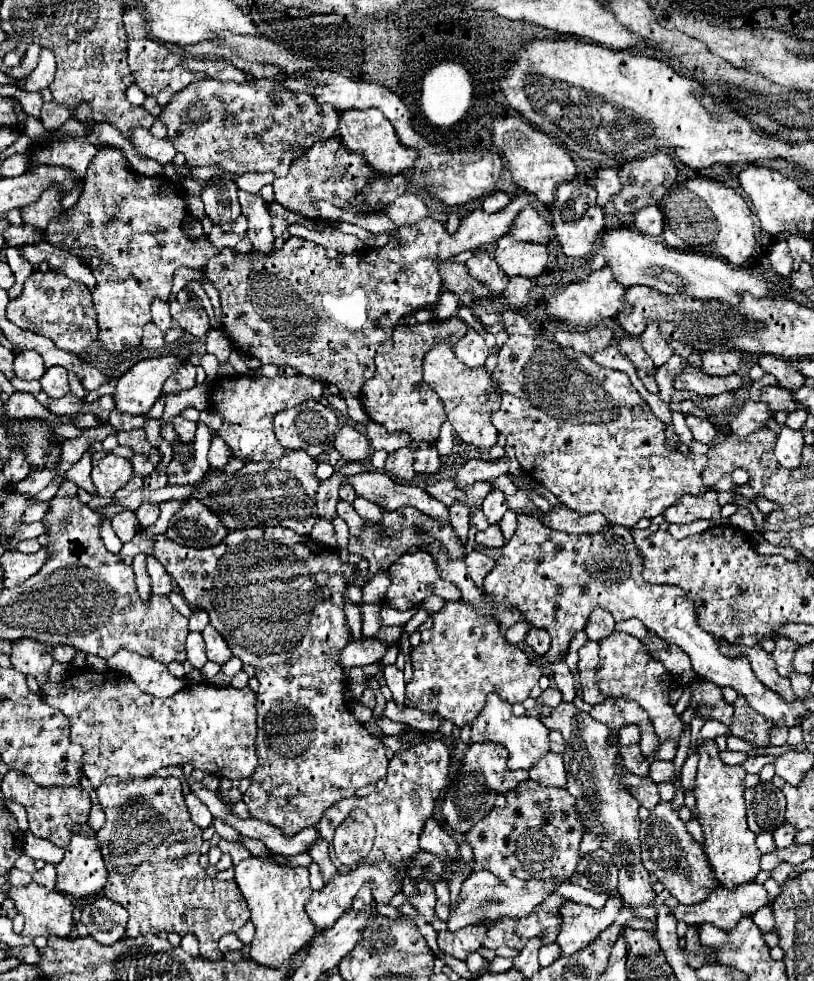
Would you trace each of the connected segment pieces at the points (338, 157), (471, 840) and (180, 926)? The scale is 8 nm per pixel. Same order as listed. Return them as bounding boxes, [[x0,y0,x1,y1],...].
[[273,135,387,219],[465,779,587,881],[97,779,249,959]]

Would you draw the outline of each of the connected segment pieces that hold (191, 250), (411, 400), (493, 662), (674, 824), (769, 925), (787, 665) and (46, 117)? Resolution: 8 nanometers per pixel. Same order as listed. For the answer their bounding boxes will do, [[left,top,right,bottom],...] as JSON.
[[45,147,219,353],[361,316,467,443],[407,601,541,727],[639,801,719,905],[753,905,775,933],[773,637,797,677],[41,101,71,131]]

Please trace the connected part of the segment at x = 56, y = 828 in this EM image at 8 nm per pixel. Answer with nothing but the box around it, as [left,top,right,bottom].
[1,771,95,847]

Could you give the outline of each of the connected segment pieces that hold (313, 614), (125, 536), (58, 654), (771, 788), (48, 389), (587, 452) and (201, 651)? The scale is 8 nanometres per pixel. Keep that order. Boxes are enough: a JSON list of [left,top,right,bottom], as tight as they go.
[[153,527,387,835],[111,509,137,543],[53,645,77,663],[745,781,785,833],[41,367,69,397],[493,335,709,527],[187,633,207,669]]

